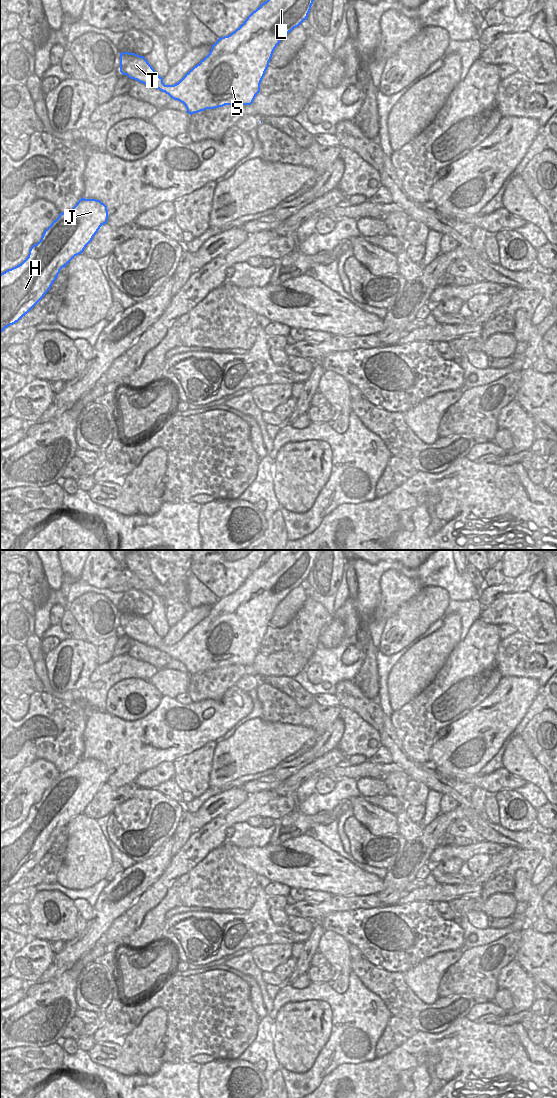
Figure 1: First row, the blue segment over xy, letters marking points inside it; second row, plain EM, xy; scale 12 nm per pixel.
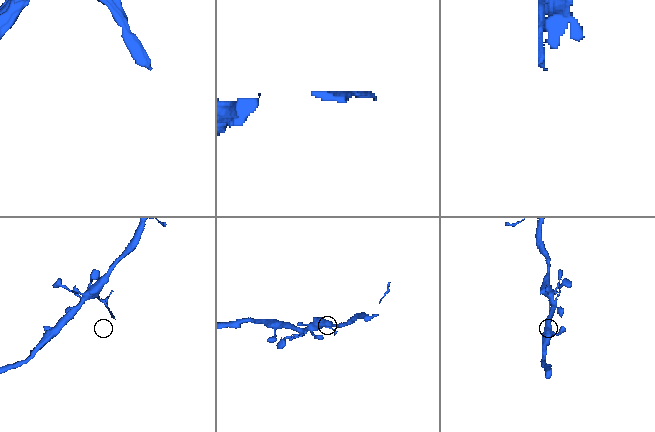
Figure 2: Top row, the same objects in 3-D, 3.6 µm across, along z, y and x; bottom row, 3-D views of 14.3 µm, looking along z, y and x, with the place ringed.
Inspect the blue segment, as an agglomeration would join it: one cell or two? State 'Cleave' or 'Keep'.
Keep.

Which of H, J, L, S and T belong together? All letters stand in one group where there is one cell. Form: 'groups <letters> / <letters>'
groups H J L S T

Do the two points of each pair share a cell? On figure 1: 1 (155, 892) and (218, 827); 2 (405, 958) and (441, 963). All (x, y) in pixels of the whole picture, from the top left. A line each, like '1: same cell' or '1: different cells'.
1: same cell
2: different cells

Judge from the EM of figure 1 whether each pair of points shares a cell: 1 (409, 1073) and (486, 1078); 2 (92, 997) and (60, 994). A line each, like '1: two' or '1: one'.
1: one
2: two

